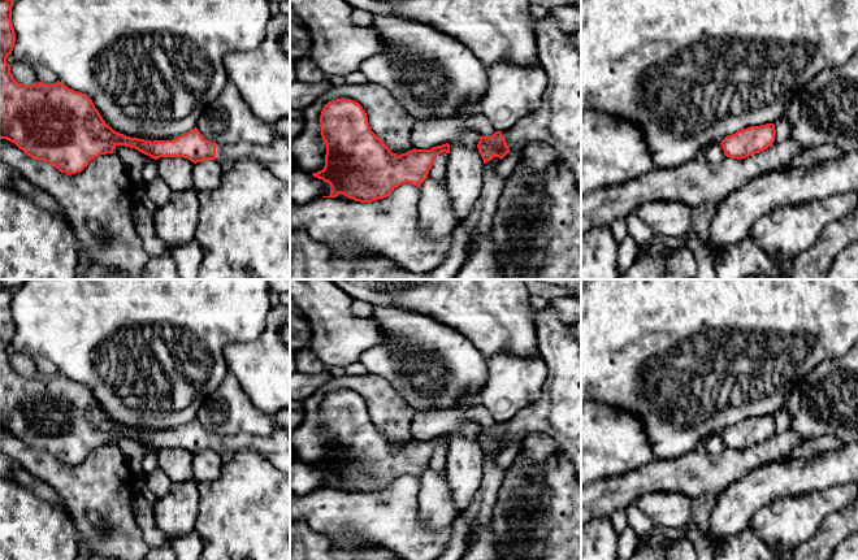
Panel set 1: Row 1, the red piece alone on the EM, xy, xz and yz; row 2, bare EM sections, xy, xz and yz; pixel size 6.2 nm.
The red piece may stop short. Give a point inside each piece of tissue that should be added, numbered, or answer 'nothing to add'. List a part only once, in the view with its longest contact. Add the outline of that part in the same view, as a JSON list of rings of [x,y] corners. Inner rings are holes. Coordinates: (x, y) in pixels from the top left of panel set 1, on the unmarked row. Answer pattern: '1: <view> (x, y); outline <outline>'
1: xy (274, 447); outline [[[276,425],[266,437],[216,434],[216,452],[234,455],[240,450],[252,450],[269,460],[280,472],[290,474],[290,431]]]

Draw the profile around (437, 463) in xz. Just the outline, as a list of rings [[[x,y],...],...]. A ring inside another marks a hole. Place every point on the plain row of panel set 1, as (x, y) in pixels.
[[[442,443],[436,448],[436,452],[433,457],[429,461],[428,468],[434,470],[434,472],[441,472],[446,466],[446,459],[448,453],[450,446],[446,443]]]

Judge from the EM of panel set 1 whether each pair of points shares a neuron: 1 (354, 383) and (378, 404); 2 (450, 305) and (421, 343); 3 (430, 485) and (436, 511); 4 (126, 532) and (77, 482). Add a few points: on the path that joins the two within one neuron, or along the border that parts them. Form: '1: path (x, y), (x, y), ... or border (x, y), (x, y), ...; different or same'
1: path (360, 386), (372, 398); same
2: border (410, 309), (425, 313), (455, 329), (464, 337); different
3: path (434, 491), (436, 504); same
4: path (115, 520), (89, 494); same

